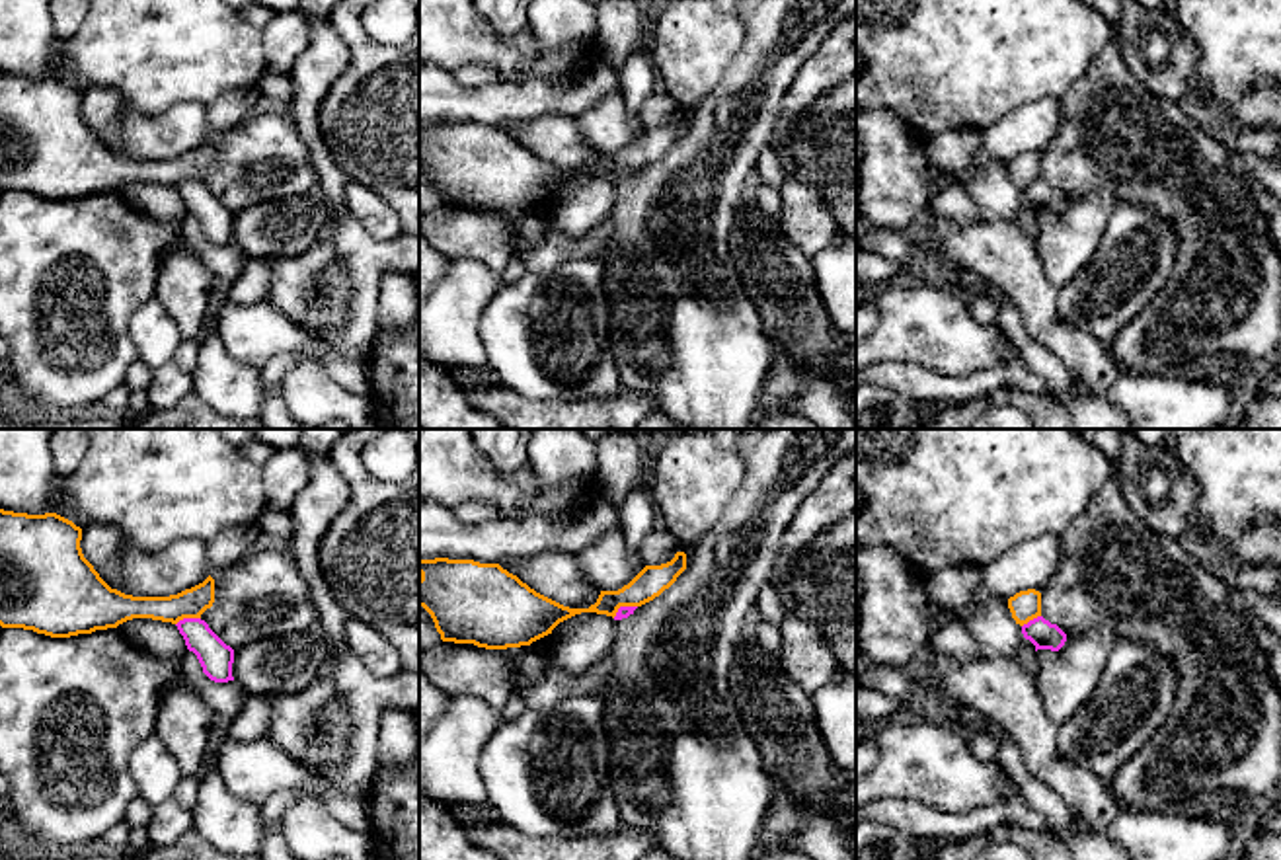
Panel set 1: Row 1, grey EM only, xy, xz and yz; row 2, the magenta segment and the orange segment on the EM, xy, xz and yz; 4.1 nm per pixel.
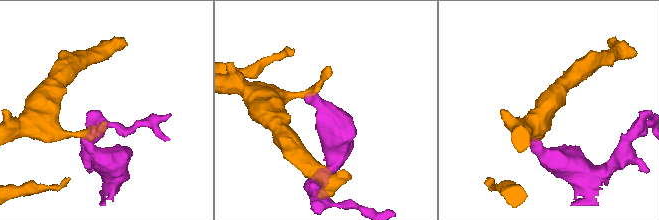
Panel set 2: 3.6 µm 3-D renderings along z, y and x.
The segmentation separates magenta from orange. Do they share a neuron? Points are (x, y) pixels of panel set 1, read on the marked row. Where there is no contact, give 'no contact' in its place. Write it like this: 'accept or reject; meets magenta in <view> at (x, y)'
reject; meets magenta in xy at (188, 619)

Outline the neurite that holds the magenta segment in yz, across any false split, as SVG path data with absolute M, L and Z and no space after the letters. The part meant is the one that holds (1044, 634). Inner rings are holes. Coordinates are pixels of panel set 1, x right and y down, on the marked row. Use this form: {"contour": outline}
{"contour": "M1037 616L1024 624L1022 634L1035 645L1035 651L1037 649L1059 651L1067 642L1067 634L1057 624L1051 624L1043 616Z"}

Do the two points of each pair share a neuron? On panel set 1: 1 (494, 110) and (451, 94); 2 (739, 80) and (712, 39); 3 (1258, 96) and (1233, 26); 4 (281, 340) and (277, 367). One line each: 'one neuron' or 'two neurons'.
1: one neuron
2: two neurons
3: one neuron
4: two neurons

